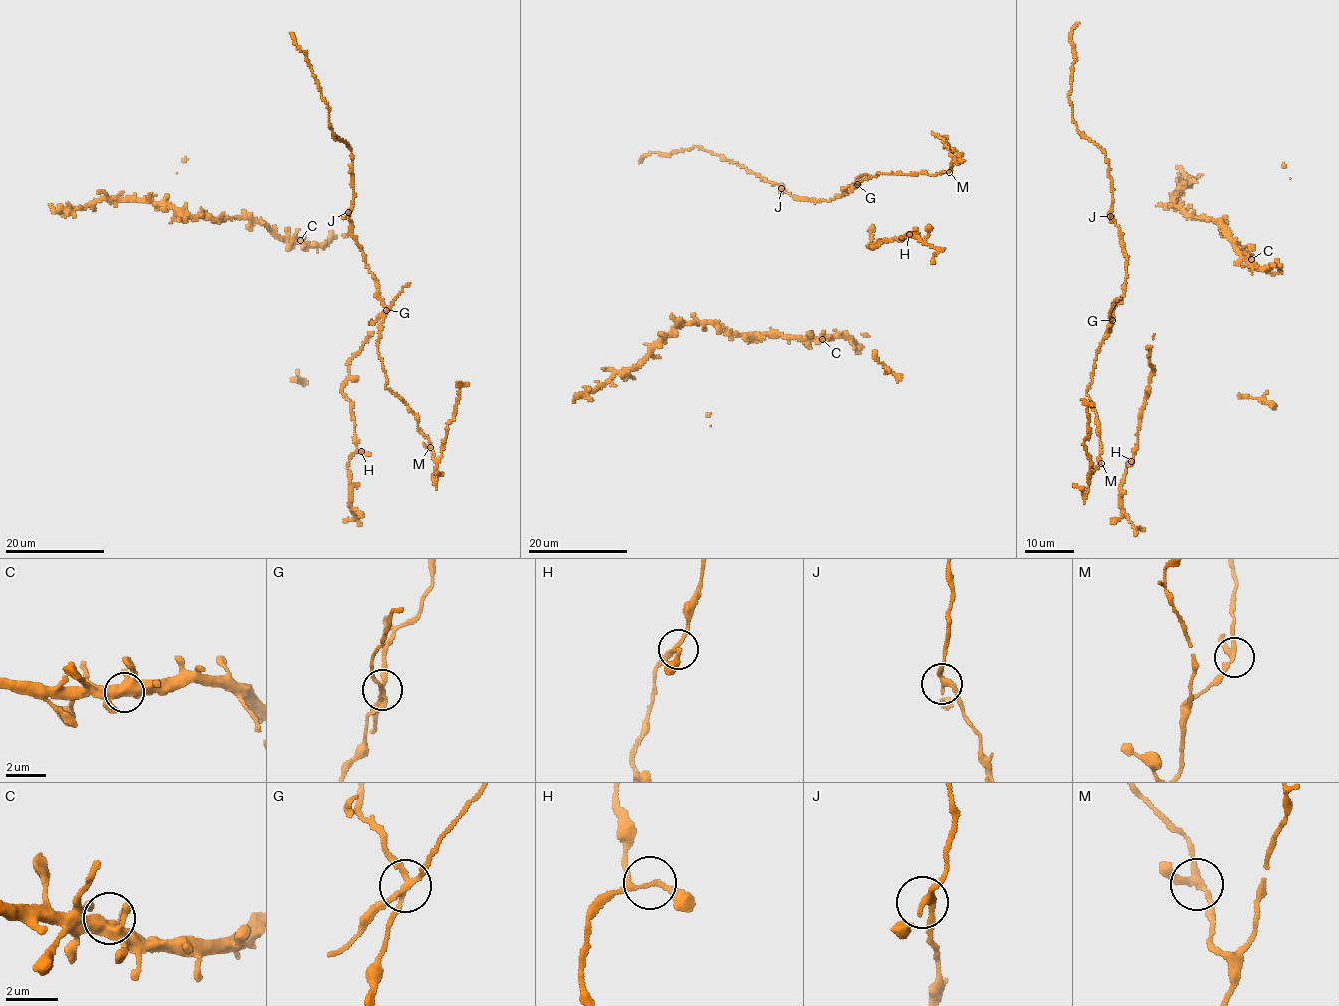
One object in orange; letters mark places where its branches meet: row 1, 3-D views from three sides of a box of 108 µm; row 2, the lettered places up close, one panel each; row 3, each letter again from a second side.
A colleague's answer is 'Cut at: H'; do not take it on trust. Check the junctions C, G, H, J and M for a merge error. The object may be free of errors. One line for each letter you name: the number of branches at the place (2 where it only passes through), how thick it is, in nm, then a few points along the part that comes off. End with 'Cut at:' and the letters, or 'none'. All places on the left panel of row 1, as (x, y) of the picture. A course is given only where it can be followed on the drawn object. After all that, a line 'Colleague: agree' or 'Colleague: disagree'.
G: branches 4; calibre 200 nm; course (386, 310), (409, 282)
Cut at: G
Colleague: disagree

